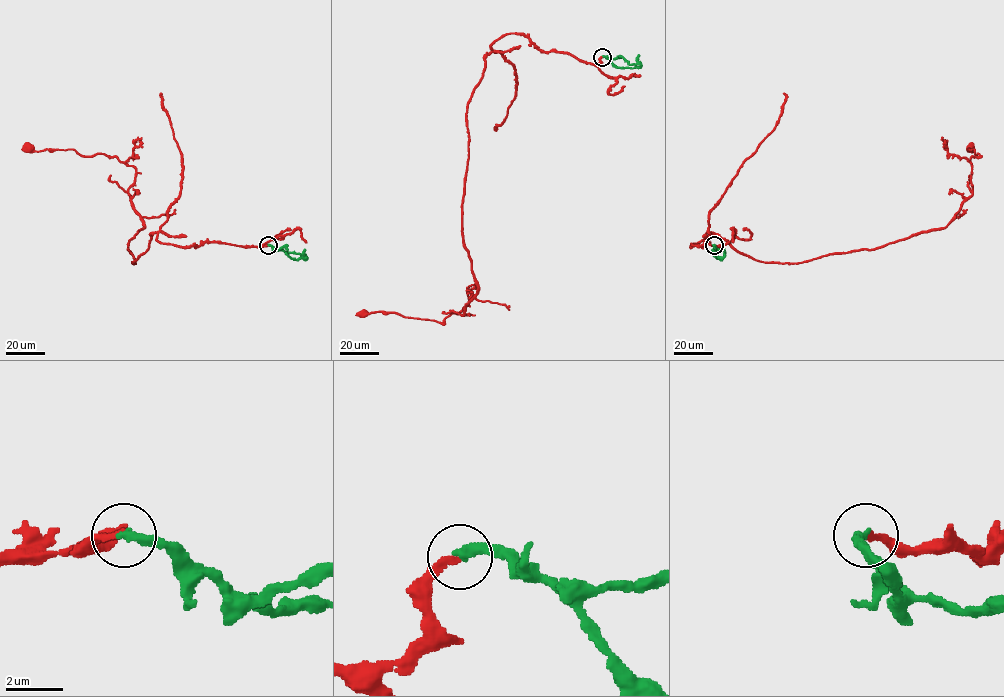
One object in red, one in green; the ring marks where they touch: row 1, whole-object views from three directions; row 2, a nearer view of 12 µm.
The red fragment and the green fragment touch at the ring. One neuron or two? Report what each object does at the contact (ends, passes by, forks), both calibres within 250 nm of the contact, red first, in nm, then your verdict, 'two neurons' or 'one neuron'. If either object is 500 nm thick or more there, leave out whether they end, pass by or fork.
red ends; green ends; calibres 200 and 360 nm; one neuron

